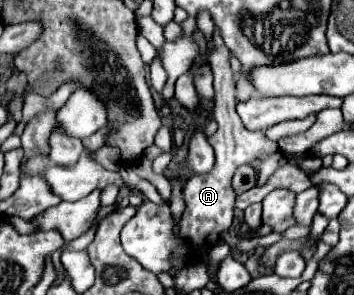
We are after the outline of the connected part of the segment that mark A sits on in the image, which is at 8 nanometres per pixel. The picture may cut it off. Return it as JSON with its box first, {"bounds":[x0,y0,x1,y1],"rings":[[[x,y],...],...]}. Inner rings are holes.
{"bounds":[178,32,278,262],"rings":[[[214,32],[214,52],[210,54],[210,68],[214,74],[214,120],[218,122],[218,130],[214,136],[208,137],[210,146],[216,152],[216,164],[210,174],[196,174],[192,176],[184,188],[184,200],[186,200],[186,210],[180,218],[180,236],[178,240],[184,242],[190,248],[190,262],[202,260],[202,252],[210,248],[220,232],[228,230],[232,224],[232,212],[234,212],[234,200],[236,194],[232,190],[232,176],[238,166],[242,164],[252,164],[254,160],[262,160],[270,156],[272,152],[278,152],[276,142],[270,142],[264,138],[264,132],[252,132],[246,130],[240,116],[236,114],[236,98],[234,98],[234,88],[236,80],[230,70],[230,52],[224,48],[224,42],[220,42],[220,32]]]}

